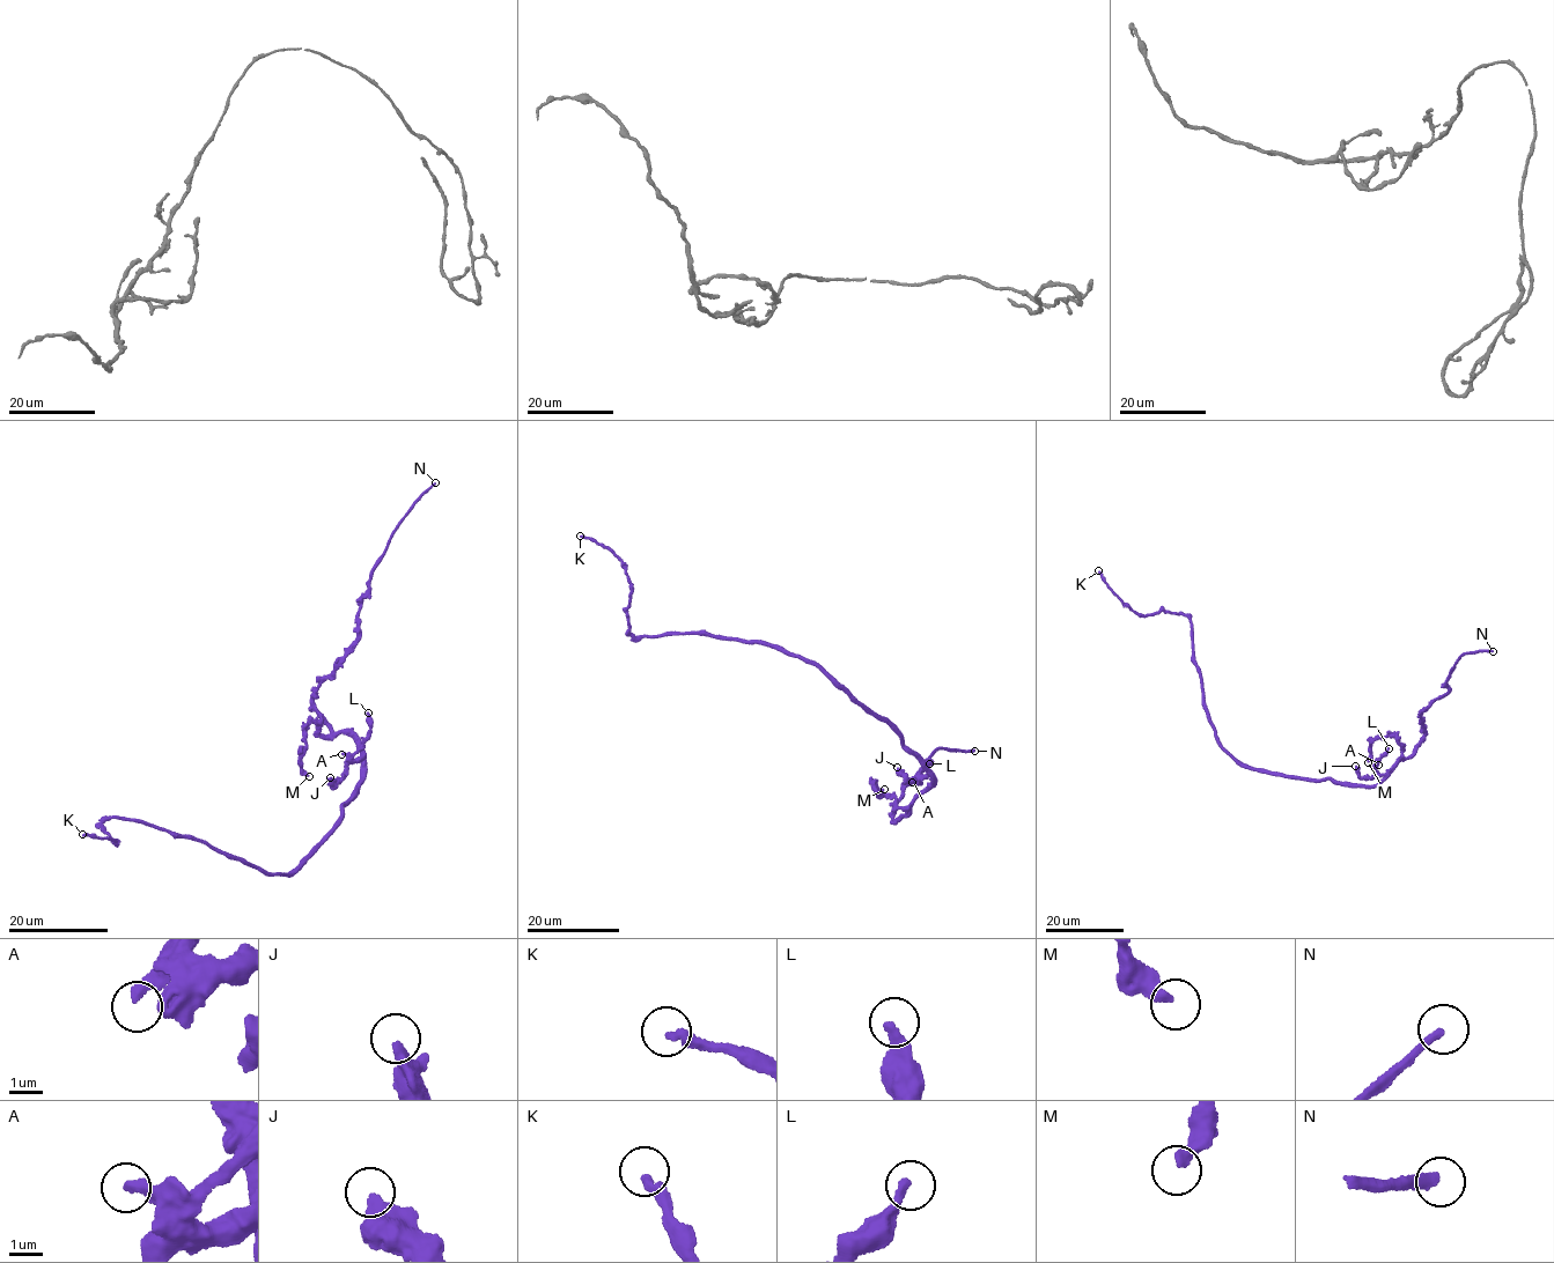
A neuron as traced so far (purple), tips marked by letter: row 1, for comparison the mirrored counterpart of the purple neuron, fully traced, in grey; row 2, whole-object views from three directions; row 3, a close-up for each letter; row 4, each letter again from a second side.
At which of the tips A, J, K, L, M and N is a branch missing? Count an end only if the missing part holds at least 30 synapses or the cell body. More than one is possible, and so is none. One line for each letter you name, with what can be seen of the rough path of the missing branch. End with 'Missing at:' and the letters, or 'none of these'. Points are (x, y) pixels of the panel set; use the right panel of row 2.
N: (1493, 651), (1511, 663), (1490, 726), (1490, 784), (1435, 887), (1431, 916), (1431, 886), (1463, 876), (1479, 819)
Missing at: N

